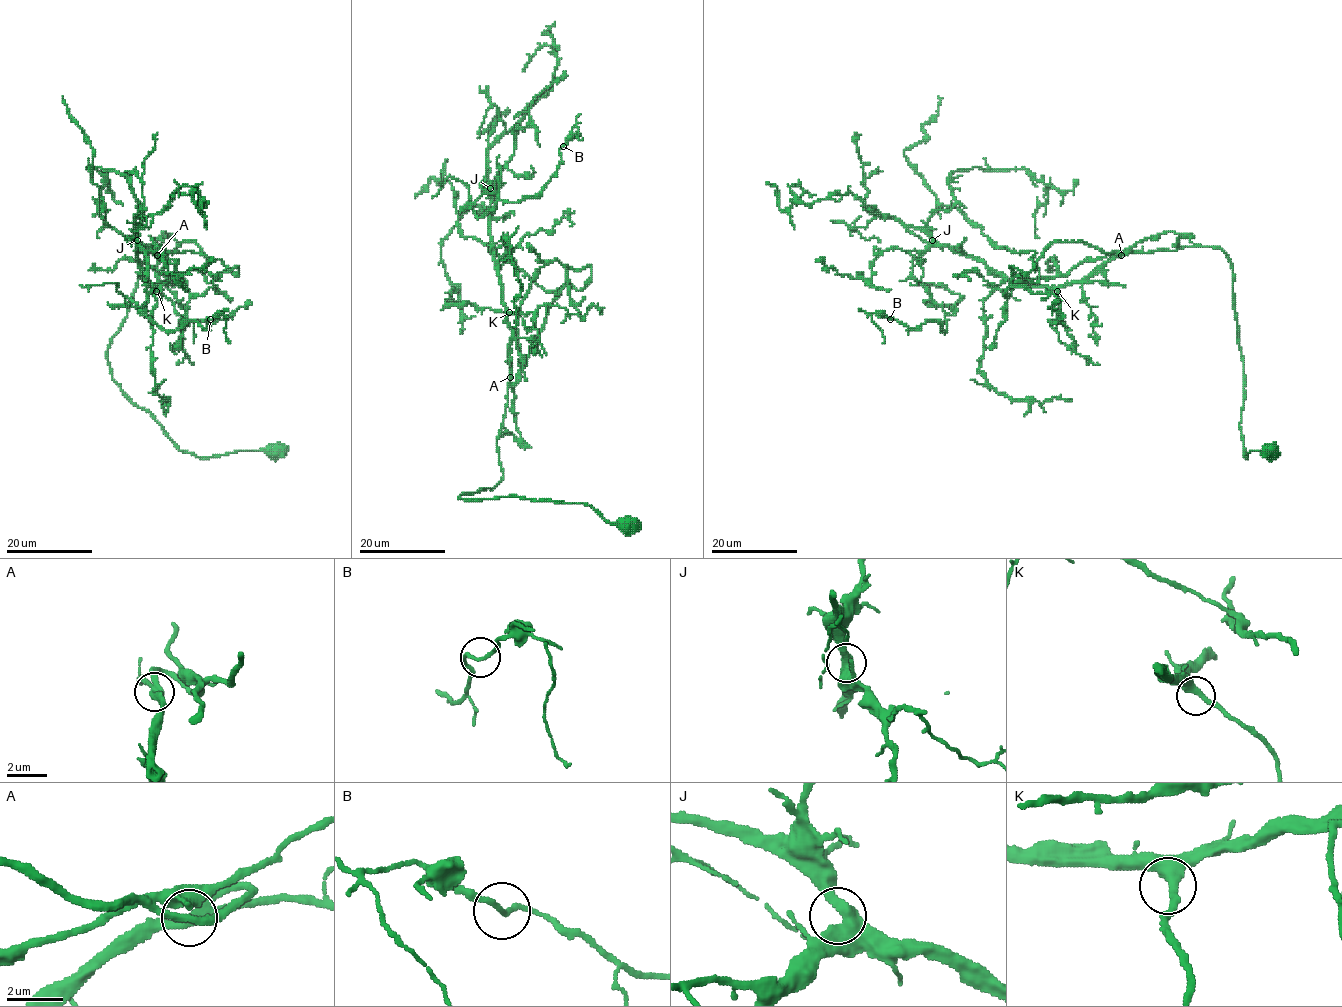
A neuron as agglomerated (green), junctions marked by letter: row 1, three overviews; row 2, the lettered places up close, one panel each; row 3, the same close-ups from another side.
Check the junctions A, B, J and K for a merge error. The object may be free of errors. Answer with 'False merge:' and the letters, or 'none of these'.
False merge: none of these

